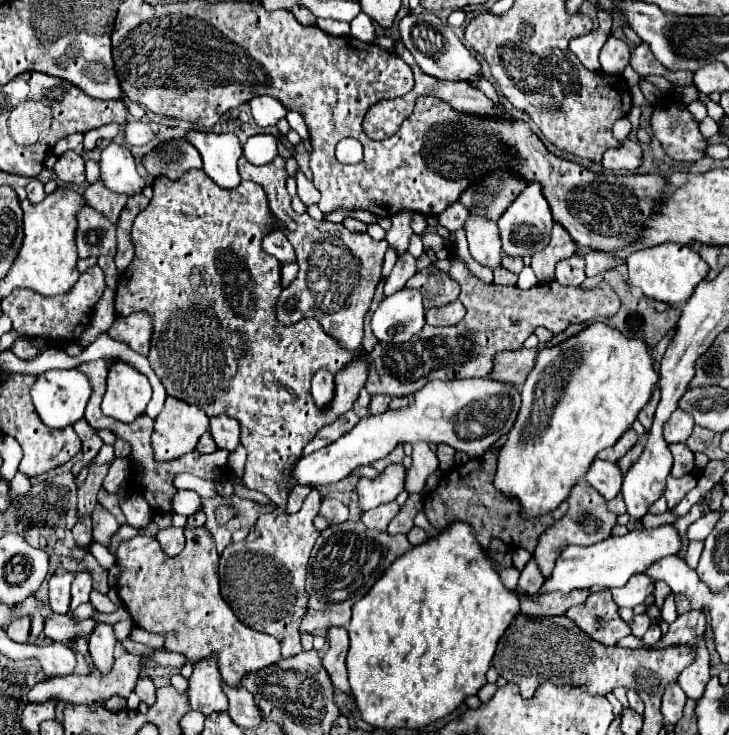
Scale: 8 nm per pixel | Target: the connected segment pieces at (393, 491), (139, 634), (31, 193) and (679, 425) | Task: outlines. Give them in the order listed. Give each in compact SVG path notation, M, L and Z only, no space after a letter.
M389 465L375 479L361 477L357 481L357 495L361 511L375 509L387 501L395 501L401 491L405 491L405 473L407 469L399 465Z
M138 627L132 629L130 637L135 642L145 644L152 648L163 647L165 642L164 635L149 633Z
M35 177L29 181L29 185L25 187L27 189L27 197L31 203L41 203L45 199L45 191L43 191L43 183Z
M677 409L671 419L663 427L663 437L667 443L685 443L689 435L693 433L695 421L691 421L691 415L683 409Z

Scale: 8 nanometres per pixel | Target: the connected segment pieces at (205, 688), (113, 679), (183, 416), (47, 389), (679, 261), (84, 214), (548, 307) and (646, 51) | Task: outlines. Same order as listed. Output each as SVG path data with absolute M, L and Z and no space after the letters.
M217 657L195 661L193 675L189 677L189 703L191 709L211 715L213 711L227 711L227 695L223 693L223 679L219 677Z
M123 655L119 659L115 659L111 673L99 673L97 669L89 675L67 675L67 677L53 677L53 679L45 679L41 683L37 683L35 687L29 689L27 699L29 701L55 701L55 703L93 703L93 701L107 701L113 695L121 695L121 697L129 697L129 693L135 687L135 681L139 677L139 669L141 669L141 657L139 655Z
M167 397L163 411L155 419L155 431L151 437L151 447L153 447L153 457L155 461L173 461L175 457L183 457L185 453L193 451L197 447L197 441L203 433L207 433L209 417L203 415L203 409L197 405L189 405L185 401L179 401L175 397Z
M77 369L45 371L45 373L37 375L37 379L31 387L31 397L33 397L33 403L35 403L35 411L39 413L39 417L49 427L55 427L55 429L61 429L61 427L67 427L67 425L73 425L75 421L79 421L83 417L89 395L91 395L89 381Z
M663 243L635 251L627 257L629 283L633 287L639 287L645 293L645 297L653 297L657 301L665 301L671 305L685 303L687 297L691 297L693 289L707 277L707 273L709 265L695 251L691 251L689 245Z
M83 207L77 215L77 251L79 257L99 257L109 255L115 257L117 251L117 225L107 221L103 213L95 213L91 207Z
M453 261L449 275L461 285L467 315L453 327L423 327L419 341L409 341L403 345L379 341L365 357L369 369L365 389L371 395L387 393L391 397L401 397L413 395L433 379L449 381L465 377L485 377L491 371L493 355L499 351L523 347L523 341L535 331L535 327L541 325L551 333L561 333L571 323L611 317L621 307L617 293L605 281L601 281L593 291L563 287L557 281L541 283L523 291L519 287L503 287L495 283L487 285L459 261Z
M641 43L635 47L635 51L631 53L631 67L641 75L661 75L665 79L669 79L669 71L663 69L663 65L653 57L651 49L647 43Z

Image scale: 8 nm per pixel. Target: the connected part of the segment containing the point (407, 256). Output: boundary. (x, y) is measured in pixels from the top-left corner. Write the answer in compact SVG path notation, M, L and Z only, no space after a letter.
M407 251L407 253L401 253L391 275L387 277L387 283L385 283L385 295L393 295L395 291L403 289L405 283L417 273L417 259Z

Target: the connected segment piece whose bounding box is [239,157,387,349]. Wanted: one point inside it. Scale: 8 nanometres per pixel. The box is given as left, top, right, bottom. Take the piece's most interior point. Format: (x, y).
(339, 270)

